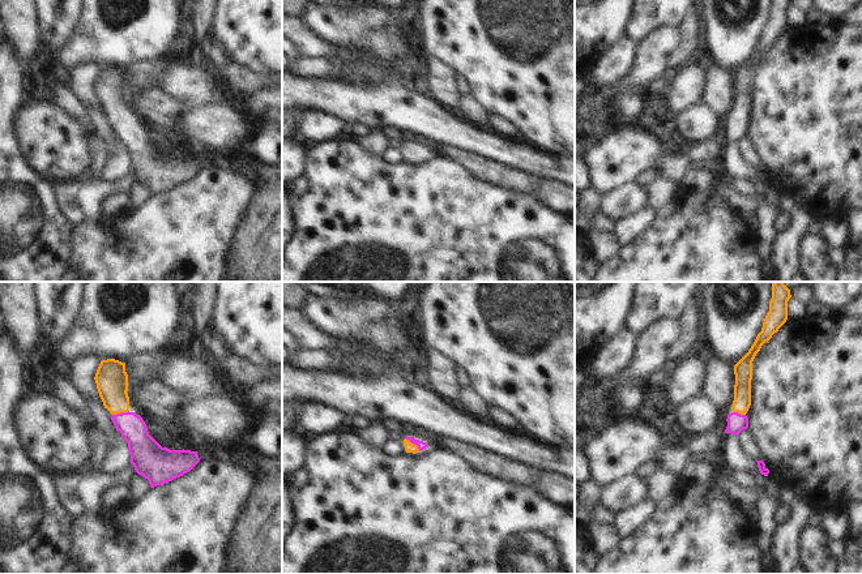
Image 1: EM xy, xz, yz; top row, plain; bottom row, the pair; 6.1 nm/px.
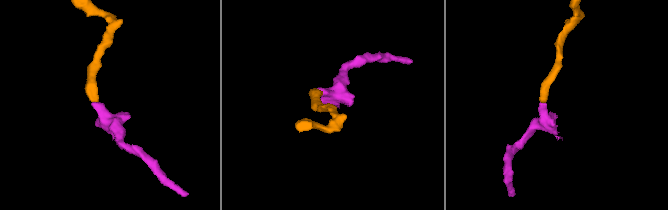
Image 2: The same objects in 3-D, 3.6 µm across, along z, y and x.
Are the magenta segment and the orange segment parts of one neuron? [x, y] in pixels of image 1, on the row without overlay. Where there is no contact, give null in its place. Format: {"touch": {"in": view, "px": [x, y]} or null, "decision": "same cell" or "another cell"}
{"touch": {"in": "xz", "px": [413, 150]}, "decision": "same cell"}

